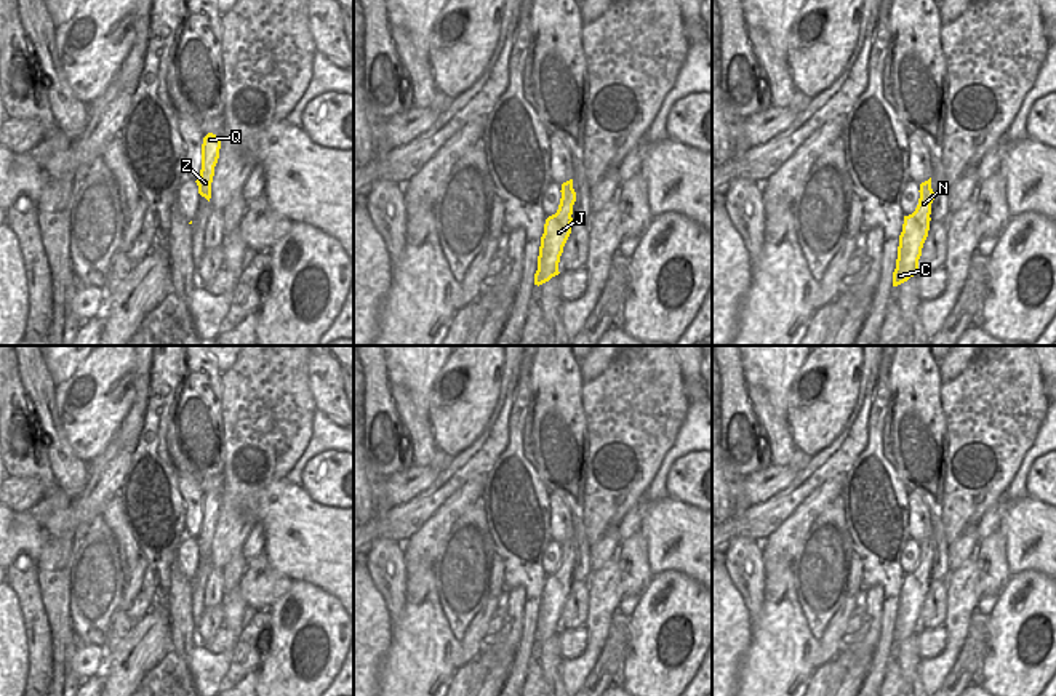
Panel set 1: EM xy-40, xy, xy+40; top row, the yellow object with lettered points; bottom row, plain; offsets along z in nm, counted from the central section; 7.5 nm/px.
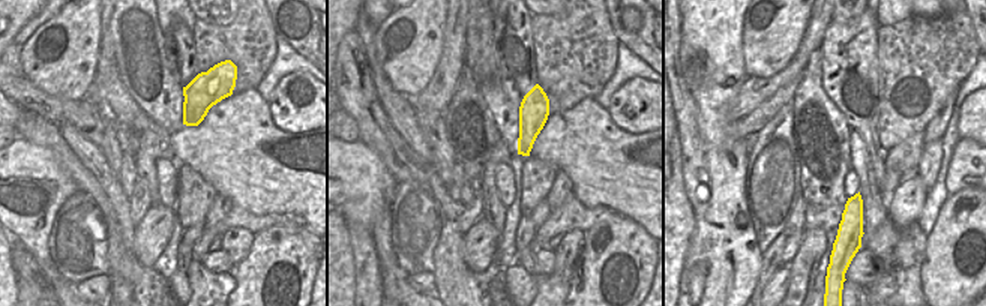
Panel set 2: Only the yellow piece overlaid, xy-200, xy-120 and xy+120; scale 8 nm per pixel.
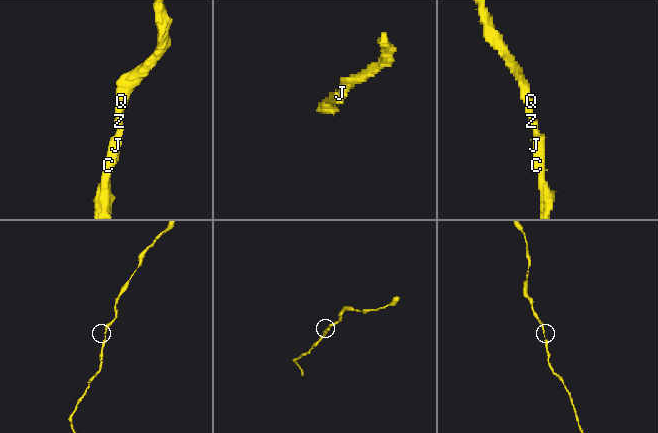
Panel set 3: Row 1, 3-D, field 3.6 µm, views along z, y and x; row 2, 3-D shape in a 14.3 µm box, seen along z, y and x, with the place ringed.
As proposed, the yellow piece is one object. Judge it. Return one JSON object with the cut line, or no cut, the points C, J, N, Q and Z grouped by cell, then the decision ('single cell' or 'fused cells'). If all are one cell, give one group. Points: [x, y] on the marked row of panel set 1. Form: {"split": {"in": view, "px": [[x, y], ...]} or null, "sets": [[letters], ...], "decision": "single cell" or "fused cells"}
{"split": null, "sets": [["C", "J", "N", "Q", "Z"]], "decision": "single cell"}

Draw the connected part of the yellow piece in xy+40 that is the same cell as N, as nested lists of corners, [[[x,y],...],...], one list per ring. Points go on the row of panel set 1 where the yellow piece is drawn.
[[[931,178],[920,184],[920,198],[915,211],[904,216],[902,232],[899,235],[896,269],[893,272],[893,286],[907,282],[917,275],[918,259],[922,256],[923,243],[930,230],[931,203],[934,192],[931,189]]]

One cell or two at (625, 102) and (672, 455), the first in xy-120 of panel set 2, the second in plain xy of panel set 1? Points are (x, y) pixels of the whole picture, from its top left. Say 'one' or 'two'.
two

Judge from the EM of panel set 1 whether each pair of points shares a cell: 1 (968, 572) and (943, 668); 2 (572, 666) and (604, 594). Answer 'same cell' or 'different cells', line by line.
1: same cell
2: same cell

